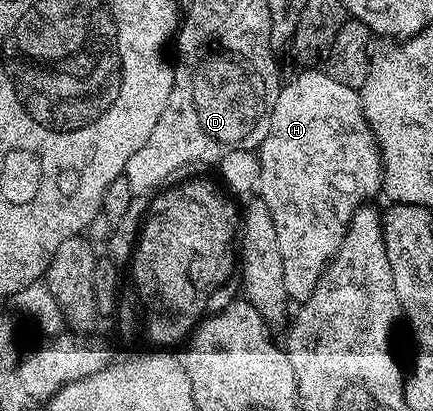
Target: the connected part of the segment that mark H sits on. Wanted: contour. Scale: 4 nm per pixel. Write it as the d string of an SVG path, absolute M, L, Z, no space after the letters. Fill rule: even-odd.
M318 67L299 73L302 74L287 80L279 91L268 135L256 153L260 163L257 192L260 200L268 203L268 211L272 211L280 260L284 262L284 291L294 303L307 301L312 291L316 291L322 272L340 247L354 212L382 193L382 152L362 113L359 90L336 83L336 79Z

